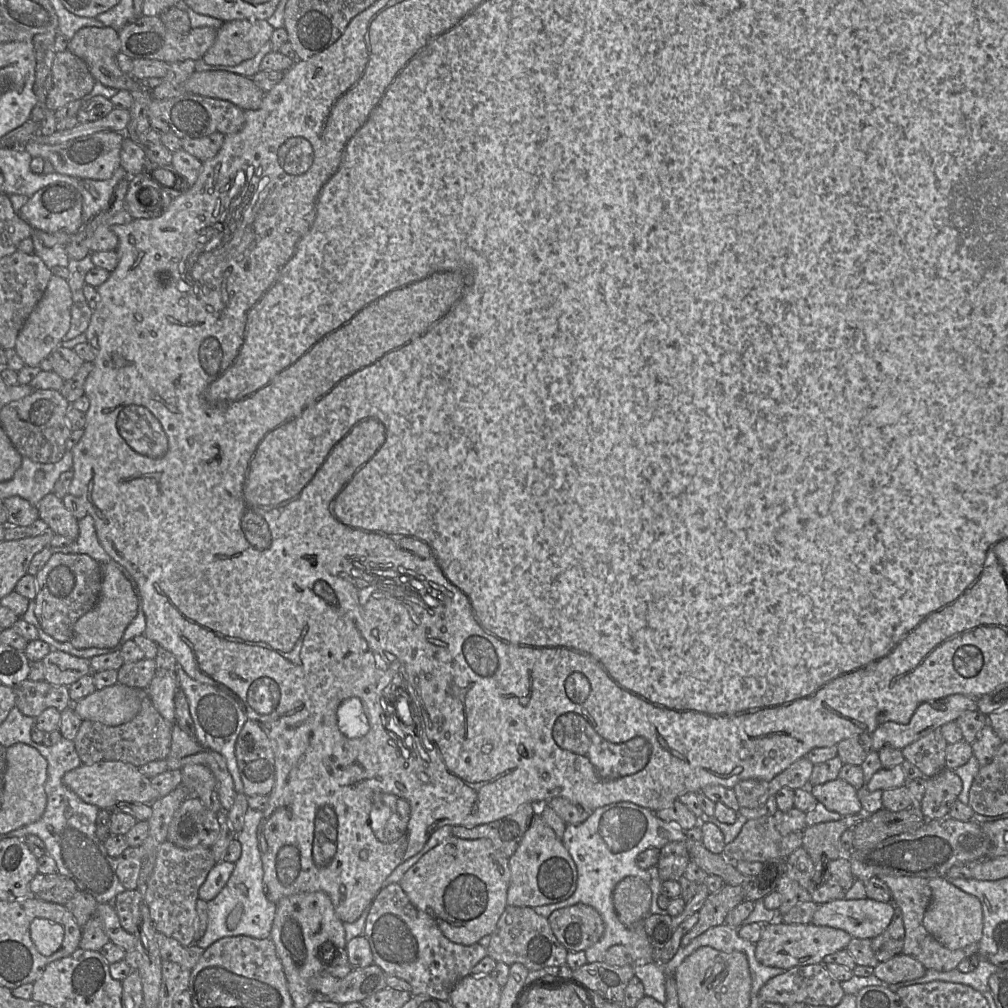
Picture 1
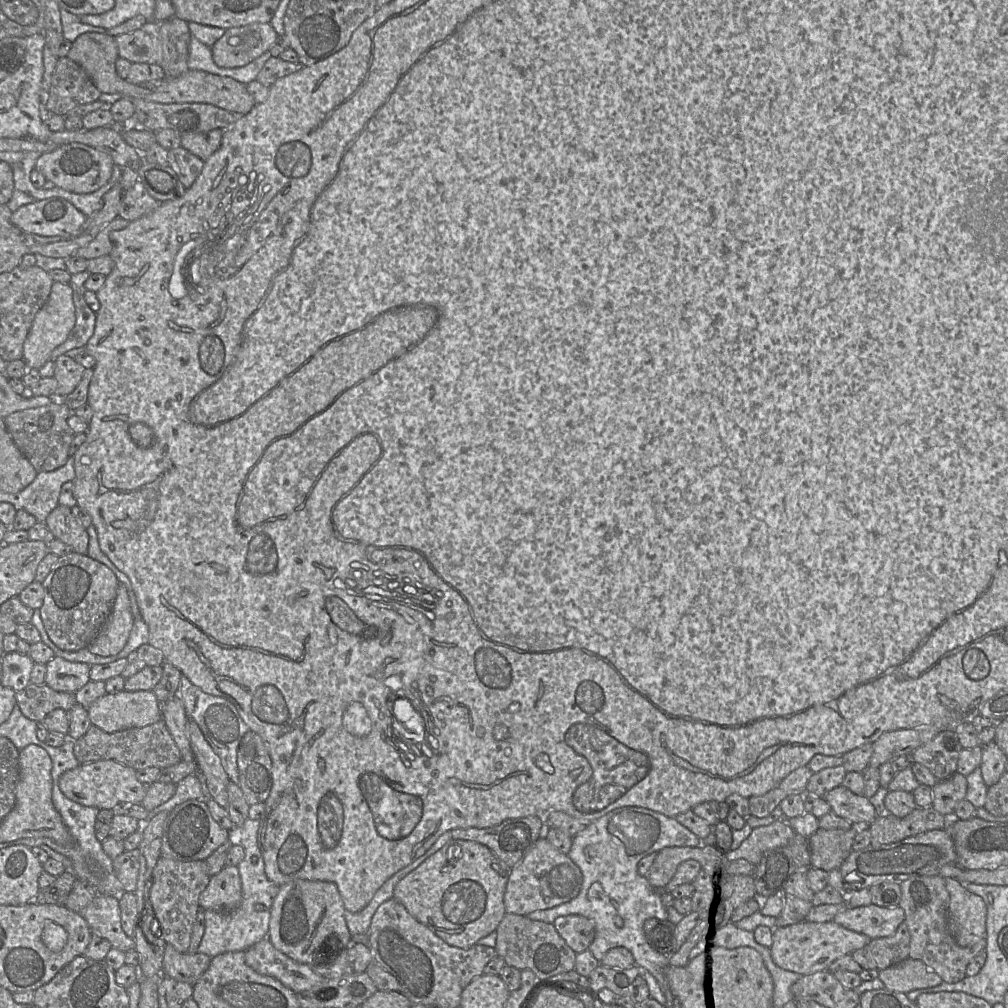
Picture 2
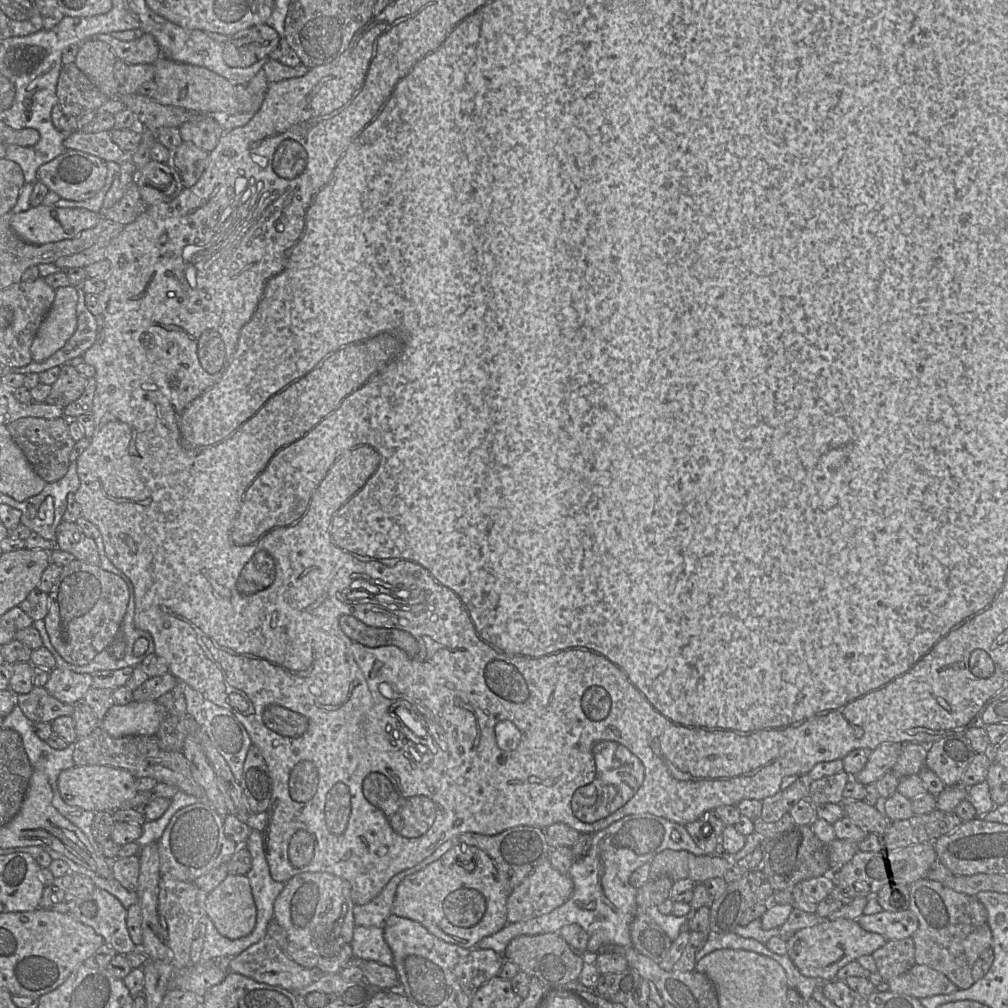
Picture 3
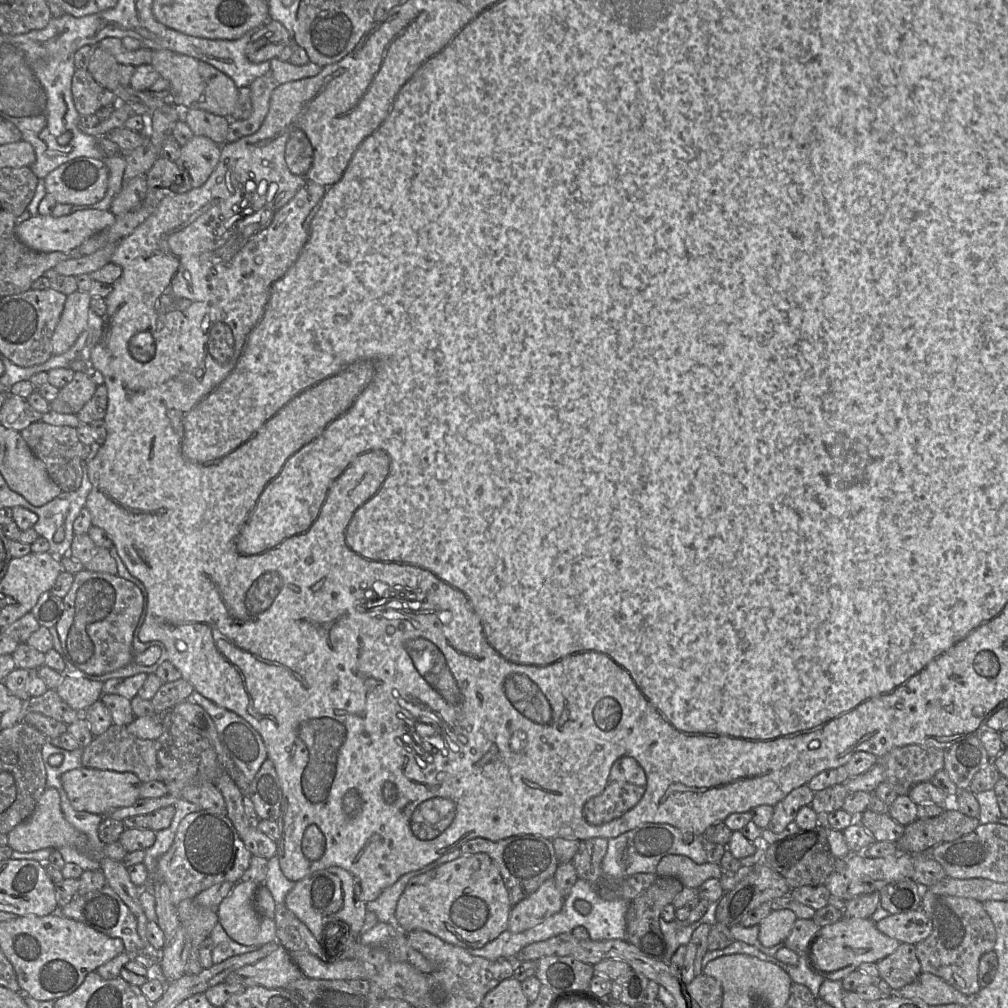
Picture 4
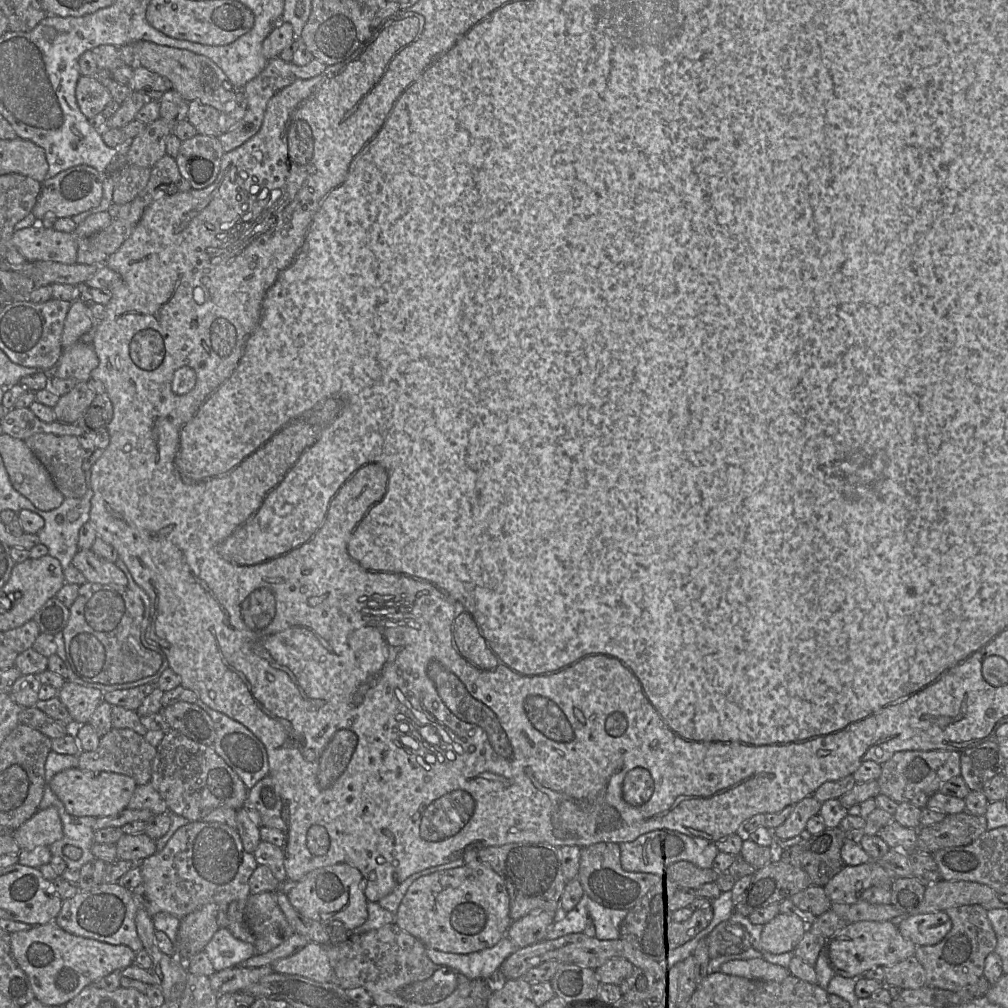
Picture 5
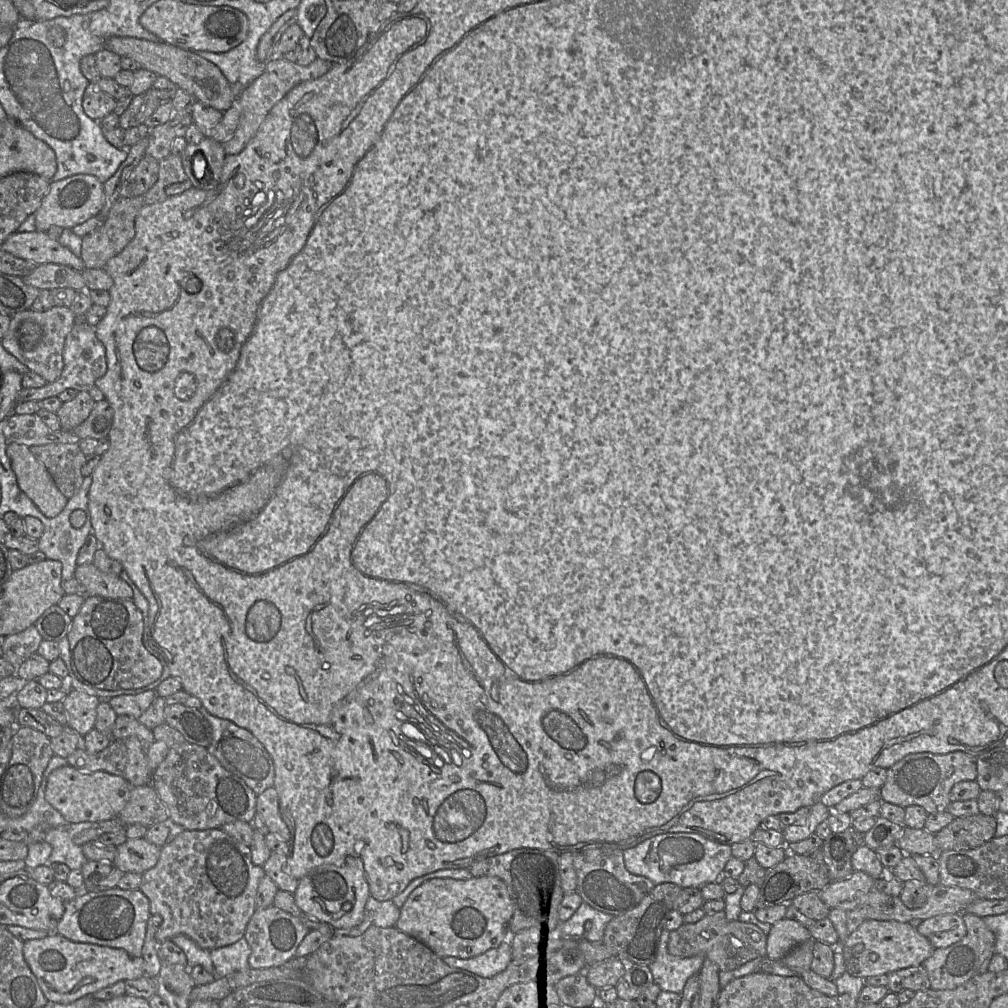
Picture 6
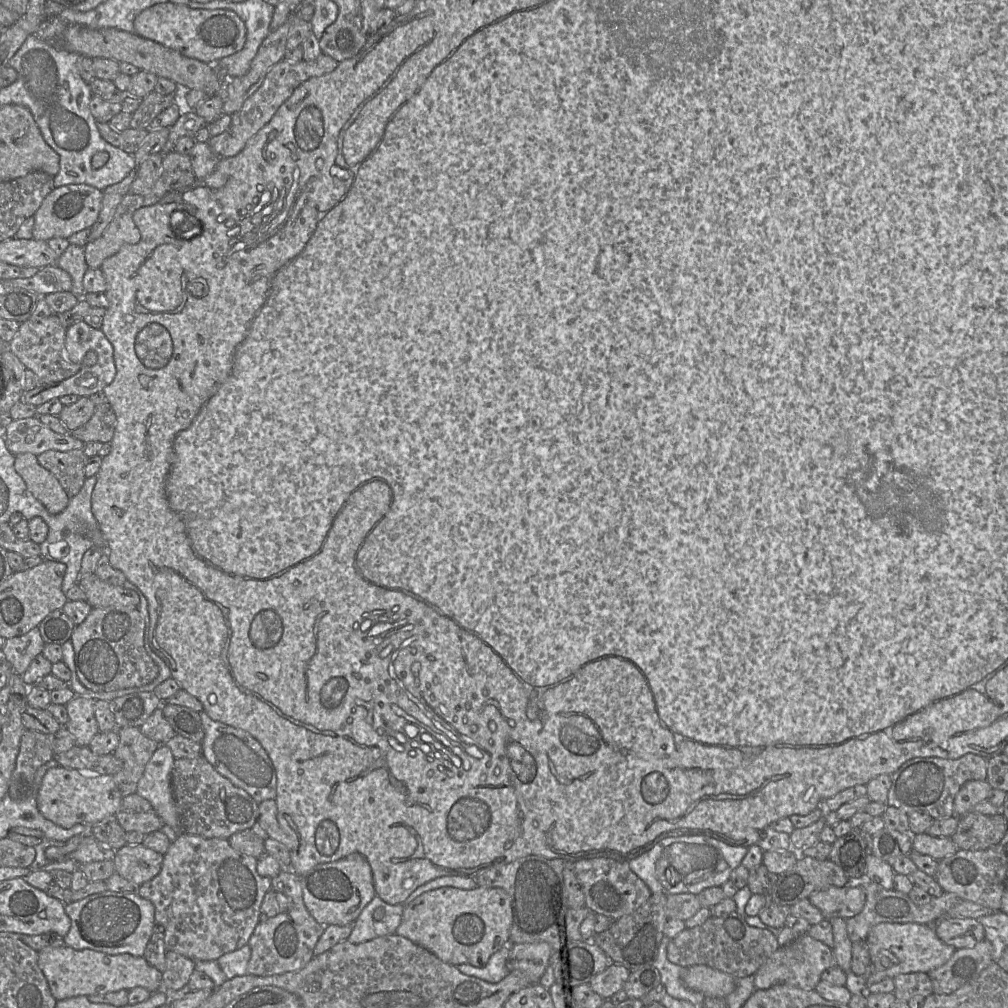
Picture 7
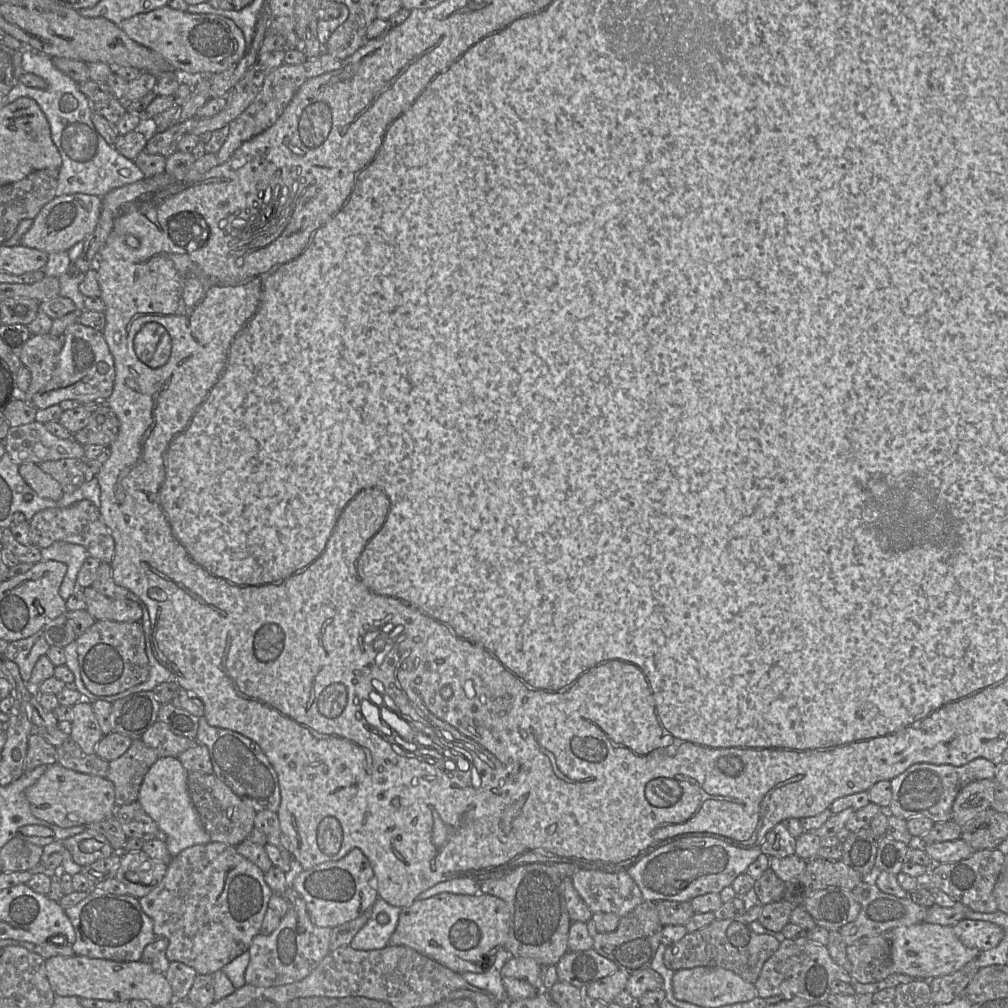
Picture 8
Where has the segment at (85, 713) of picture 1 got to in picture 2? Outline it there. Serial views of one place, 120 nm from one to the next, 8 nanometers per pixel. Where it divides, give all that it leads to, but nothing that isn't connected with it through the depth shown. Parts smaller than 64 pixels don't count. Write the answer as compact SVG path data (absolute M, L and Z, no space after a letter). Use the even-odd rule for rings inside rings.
M152 690L106 693L87 712L91 723L107 733L145 727L162 719L161 705Z

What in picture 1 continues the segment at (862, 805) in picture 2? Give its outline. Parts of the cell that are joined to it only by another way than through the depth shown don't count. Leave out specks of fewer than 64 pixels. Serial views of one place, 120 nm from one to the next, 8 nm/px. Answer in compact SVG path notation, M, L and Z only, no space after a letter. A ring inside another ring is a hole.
M840 778L808 788L818 802L843 817L862 812L857 790Z

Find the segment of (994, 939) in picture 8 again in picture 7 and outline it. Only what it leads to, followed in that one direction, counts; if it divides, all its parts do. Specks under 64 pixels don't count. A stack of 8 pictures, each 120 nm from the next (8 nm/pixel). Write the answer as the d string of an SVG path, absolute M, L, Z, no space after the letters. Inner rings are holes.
M943 917L933 926L939 939L956 950L972 948L985 939L983 925L974 918Z

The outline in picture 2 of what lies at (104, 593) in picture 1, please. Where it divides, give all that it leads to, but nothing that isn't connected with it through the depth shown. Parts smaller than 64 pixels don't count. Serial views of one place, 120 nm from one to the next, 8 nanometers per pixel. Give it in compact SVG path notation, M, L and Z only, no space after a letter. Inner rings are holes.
M119 583L110 615L96 638L86 648L100 656L118 654L127 644L133 622L128 591L123 584Z

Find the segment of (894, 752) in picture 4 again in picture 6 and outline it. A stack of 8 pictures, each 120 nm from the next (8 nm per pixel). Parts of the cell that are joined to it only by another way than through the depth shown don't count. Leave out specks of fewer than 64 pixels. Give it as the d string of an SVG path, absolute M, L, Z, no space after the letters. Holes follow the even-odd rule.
M961 751L947 754L928 752L913 753L905 756L887 769L884 785L879 789L879 799L906 808L921 806L928 814L946 811L950 803L952 787L965 780L976 780L976 758Z

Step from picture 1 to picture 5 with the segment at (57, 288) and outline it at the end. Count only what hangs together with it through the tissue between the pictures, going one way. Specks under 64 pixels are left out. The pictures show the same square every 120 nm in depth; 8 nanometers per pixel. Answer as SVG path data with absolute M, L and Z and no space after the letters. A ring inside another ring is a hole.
M72 301L65 318L61 344L63 349L80 340L80 338L95 327L89 303Z

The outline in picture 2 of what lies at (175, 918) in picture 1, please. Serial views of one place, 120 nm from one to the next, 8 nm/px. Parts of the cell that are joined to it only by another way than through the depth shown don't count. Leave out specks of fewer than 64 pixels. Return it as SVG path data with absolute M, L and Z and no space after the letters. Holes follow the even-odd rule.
M161 856L152 873L150 900L163 929L163 939L178 952L187 953L190 947L193 925L200 908L199 896L207 887L211 876L205 860L178 861Z

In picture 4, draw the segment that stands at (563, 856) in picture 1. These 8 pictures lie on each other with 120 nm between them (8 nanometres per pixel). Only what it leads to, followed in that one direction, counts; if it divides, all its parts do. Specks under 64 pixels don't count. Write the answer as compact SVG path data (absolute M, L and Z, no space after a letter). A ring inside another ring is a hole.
M547 879L536 891L512 906L508 930L519 933L540 924L561 910L564 896L555 879Z

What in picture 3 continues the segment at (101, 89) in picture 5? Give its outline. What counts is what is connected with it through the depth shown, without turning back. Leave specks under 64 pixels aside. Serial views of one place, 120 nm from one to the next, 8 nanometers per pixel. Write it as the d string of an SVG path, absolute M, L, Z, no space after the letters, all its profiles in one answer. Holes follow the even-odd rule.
M74 63L63 65L56 94L65 116L81 116L109 100Z

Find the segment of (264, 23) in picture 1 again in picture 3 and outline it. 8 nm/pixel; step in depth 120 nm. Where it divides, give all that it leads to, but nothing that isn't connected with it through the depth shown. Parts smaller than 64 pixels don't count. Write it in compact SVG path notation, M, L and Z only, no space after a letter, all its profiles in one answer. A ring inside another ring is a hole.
M268 23L239 31L223 43L223 59L230 67L249 67L269 57L280 41L277 31Z

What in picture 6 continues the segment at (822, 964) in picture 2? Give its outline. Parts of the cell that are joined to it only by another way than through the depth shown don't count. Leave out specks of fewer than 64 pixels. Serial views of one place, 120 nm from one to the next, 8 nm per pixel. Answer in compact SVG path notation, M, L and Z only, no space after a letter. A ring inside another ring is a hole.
M881 920L864 921L834 948L842 954L846 972L864 979L920 966L934 951L934 947L917 931L914 923Z

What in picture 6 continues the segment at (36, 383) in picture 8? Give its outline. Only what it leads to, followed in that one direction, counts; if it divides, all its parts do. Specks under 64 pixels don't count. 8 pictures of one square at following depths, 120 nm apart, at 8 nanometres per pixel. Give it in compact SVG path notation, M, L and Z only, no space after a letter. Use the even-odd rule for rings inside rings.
M53 306L44 312L28 309L11 316L10 324L1 343L5 350L19 362L45 379L56 381L63 371L63 349L66 337L76 323L76 317L69 307Z

